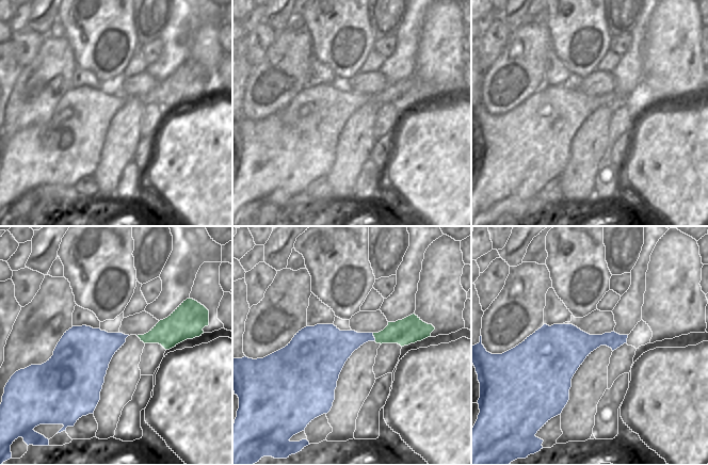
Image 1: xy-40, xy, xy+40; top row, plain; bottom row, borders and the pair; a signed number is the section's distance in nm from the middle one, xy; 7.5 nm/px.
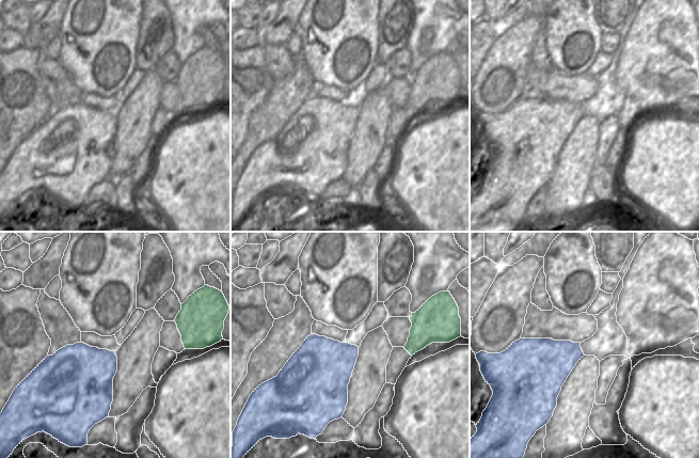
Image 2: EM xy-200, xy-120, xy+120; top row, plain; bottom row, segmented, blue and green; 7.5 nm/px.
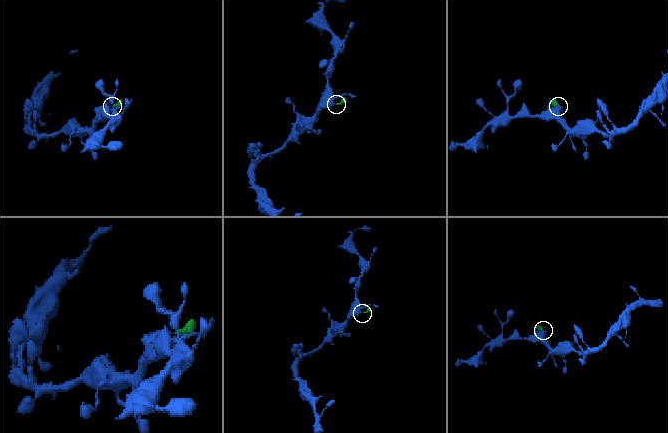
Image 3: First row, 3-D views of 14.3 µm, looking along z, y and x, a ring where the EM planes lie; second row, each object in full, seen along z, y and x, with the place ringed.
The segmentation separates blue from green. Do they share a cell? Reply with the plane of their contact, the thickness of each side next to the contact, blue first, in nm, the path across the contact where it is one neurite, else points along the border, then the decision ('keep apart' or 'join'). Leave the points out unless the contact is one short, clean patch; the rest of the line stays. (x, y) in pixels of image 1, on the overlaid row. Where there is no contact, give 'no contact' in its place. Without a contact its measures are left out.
meets blue in xy; 200 nm thick on the blue side, 200 nm on the other; border along xy (372, 333), (375, 340); keep apart

